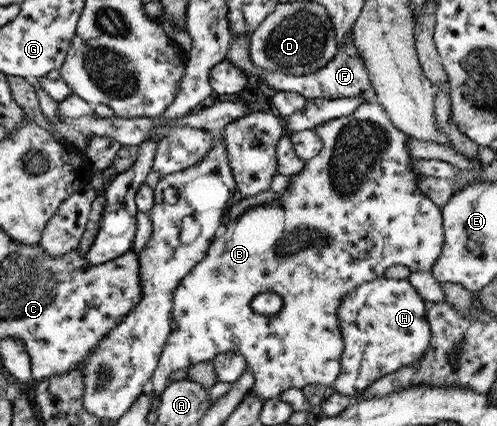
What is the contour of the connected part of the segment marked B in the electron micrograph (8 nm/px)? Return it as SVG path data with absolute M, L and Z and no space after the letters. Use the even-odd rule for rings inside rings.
M373 102L360 103L353 113L345 117L338 117L327 120L321 124L313 126L313 130L321 140L321 149L310 160L303 163L303 168L295 175L289 175L289 189L278 194L275 201L263 203L256 208L249 208L235 220L229 221L215 235L209 243L209 247L203 259L191 267L189 273L179 280L179 284L173 291L171 308L171 317L176 327L169 332L165 340L165 345L159 354L159 359L148 384L148 388L156 397L164 389L167 377L172 371L181 368L187 368L201 361L210 361L217 354L231 352L243 357L247 366L251 368L251 375L254 382L251 390L251 396L254 396L259 402L265 402L271 399L278 399L279 395L287 389L299 389L307 385L321 384L326 387L332 387L335 377L339 375L339 363L341 351L343 351L343 338L341 330L337 326L337 307L339 301L355 287L359 287L363 281L373 281L377 277L382 277L384 271L391 265L404 265L409 271L430 271L433 262L439 258L441 248L443 248L443 227L440 208L437 207L427 196L423 196L415 185L415 173L413 173L412 157L407 151L407 133L401 133L391 125L385 110ZM266 291L276 293L282 299L282 305L276 315L265 317L263 314L257 314L249 308L249 302L259 293Z

